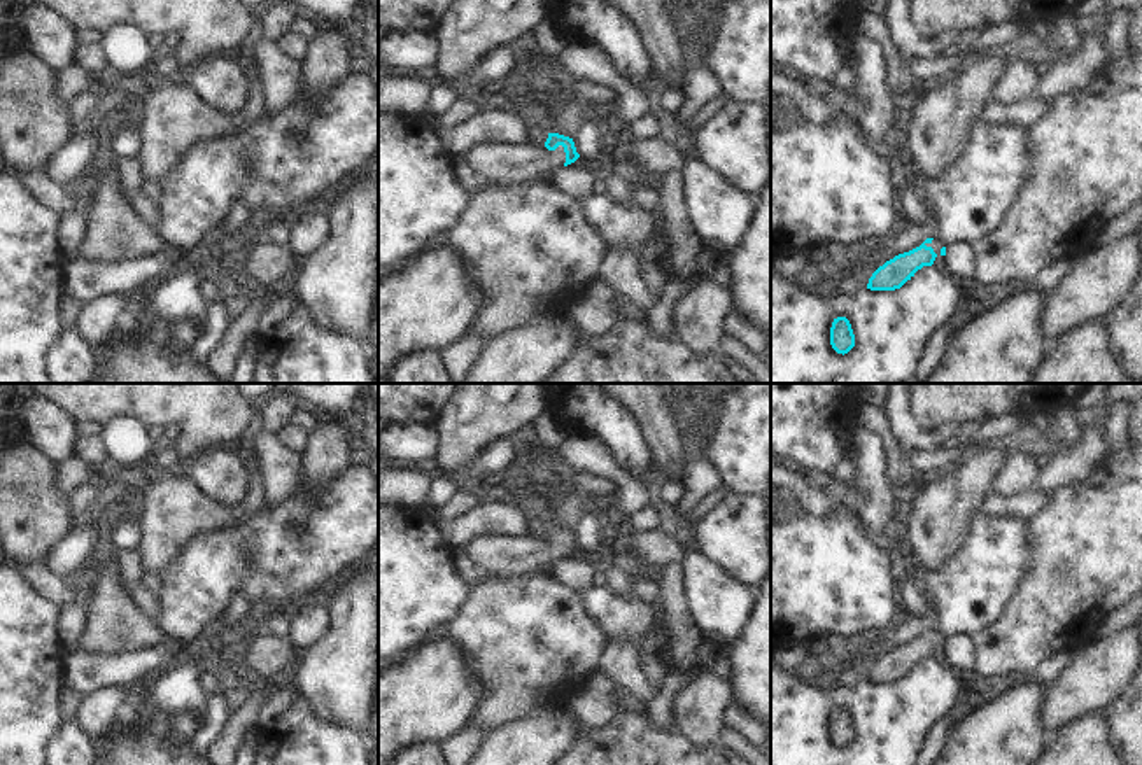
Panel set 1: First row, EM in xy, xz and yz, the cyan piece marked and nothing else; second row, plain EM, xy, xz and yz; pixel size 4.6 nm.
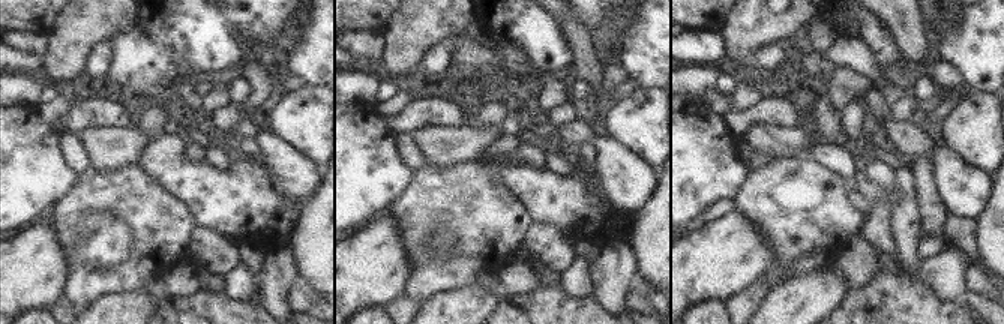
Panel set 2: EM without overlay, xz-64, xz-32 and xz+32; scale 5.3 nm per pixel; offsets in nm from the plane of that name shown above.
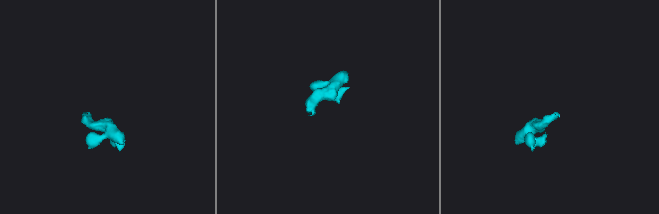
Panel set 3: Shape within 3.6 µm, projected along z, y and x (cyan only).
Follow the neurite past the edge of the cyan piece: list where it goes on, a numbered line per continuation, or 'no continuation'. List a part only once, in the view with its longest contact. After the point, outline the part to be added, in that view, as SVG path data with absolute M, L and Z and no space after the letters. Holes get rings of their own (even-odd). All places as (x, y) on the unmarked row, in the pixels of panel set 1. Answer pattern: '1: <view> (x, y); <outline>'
1: xz (500, 557); M482 537L469 548L480 569L489 579L515 579L522 576L546 576L552 565L564 558L566 544L534 537Z

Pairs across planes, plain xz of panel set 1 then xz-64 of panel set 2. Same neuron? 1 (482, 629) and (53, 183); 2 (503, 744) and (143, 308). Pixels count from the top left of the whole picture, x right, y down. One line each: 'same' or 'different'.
1: different
2: same

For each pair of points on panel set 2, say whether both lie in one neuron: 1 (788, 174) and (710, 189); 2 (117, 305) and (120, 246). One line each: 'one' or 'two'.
1: two
2: two

